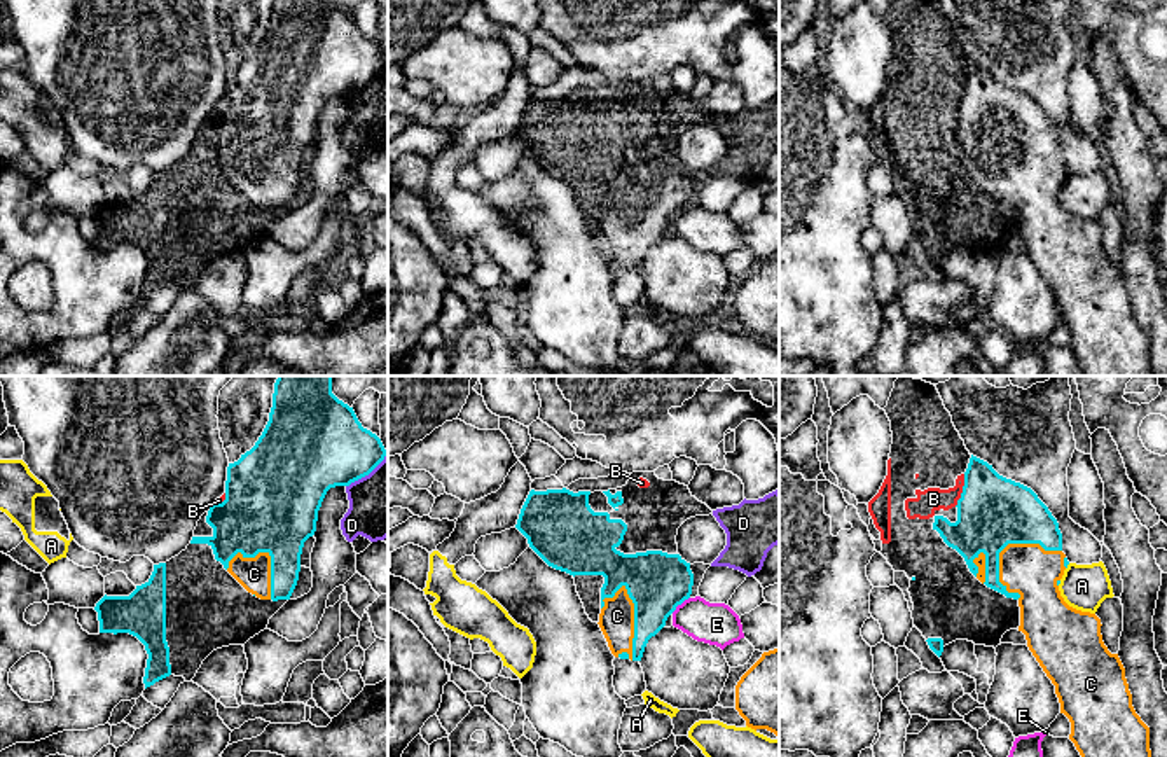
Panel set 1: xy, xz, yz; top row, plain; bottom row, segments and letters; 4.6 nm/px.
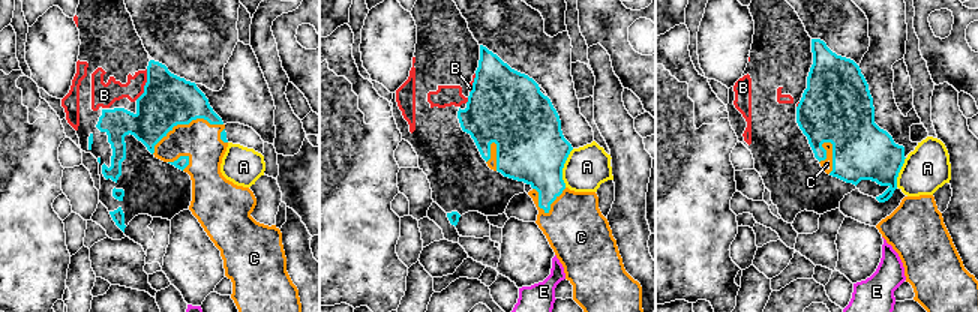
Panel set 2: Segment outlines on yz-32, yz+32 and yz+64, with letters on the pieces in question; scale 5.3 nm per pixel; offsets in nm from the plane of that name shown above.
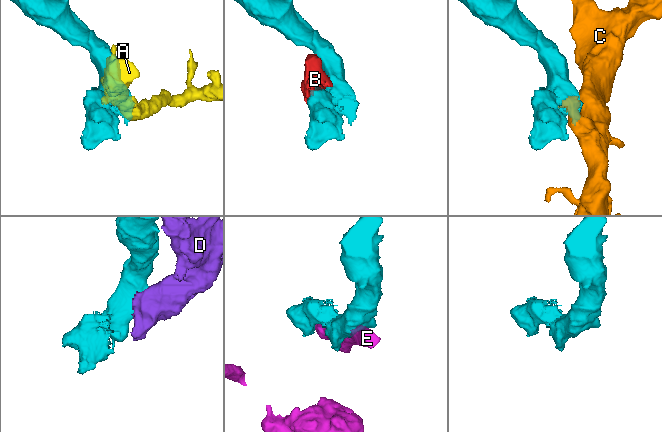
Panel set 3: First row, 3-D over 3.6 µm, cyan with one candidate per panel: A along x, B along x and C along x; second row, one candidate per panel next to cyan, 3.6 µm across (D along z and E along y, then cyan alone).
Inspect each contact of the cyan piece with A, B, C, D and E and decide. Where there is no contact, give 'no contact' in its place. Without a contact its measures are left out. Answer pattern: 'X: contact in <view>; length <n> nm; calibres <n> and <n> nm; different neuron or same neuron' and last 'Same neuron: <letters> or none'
A: contact in yz; length 40 nm; calibres 20 and 200 nm; different neuron
B: contact in yz; length 160 nm; calibres 320 and 110 nm; different neuron
C: contact in xz; length 360 nm; calibres 280 and 160 nm; same neuron
D: contact in xy; length 260 nm; calibres 400 and 320 nm; different neuron
E: contact in xz; length 120 nm; calibres 280 and 190 nm; different neuron
Same neuron: C

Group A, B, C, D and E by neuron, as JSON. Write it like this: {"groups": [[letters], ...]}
{"groups": [["A"], ["B", "D"], ["C"], ["E"]]}

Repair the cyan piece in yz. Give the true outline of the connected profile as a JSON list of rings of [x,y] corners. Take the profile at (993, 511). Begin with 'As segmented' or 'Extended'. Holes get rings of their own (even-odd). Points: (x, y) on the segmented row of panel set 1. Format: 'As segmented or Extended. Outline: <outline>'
Extended. Outline: [[[971,455],[957,500],[957,521],[935,516],[933,530],[956,549],[970,572],[987,587],[1013,598],[1020,607],[1019,631],[1055,685],[1060,713],[1071,722],[1069,740],[1081,757],[1151,757],[1150,727],[1132,706],[1125,668],[1102,642],[1101,619],[1069,607],[1059,584],[1069,561],[1062,552],[1057,519],[1038,495],[999,476],[992,465]]]

